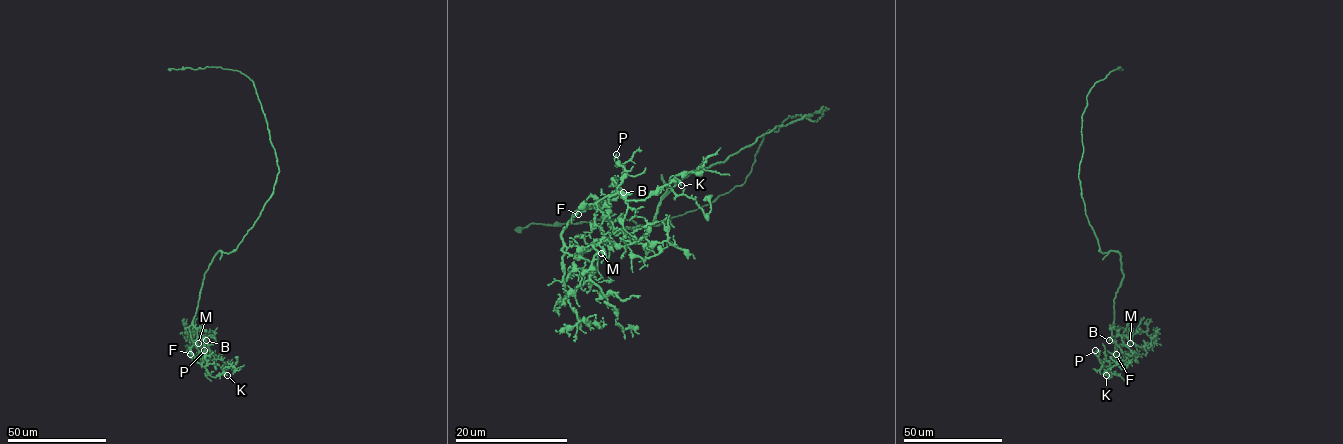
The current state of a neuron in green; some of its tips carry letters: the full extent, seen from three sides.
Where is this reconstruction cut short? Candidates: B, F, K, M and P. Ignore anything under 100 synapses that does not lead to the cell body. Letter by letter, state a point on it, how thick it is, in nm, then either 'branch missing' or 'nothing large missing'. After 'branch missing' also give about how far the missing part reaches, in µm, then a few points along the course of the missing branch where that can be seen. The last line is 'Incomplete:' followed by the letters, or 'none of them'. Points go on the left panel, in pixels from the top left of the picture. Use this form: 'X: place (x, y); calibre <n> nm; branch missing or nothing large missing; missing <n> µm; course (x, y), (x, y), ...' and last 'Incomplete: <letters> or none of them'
B: place (206, 340); calibre 130 nm; nothing large missing
F: place (190, 354); calibre 80 nm; nothing large missing
K: place (227, 375); calibre 140 nm; nothing large missing
M: place (198, 343); calibre 120 nm; nothing large missing
P: place (204, 350); calibre 110 nm; nothing large missing
Incomplete: none of them

